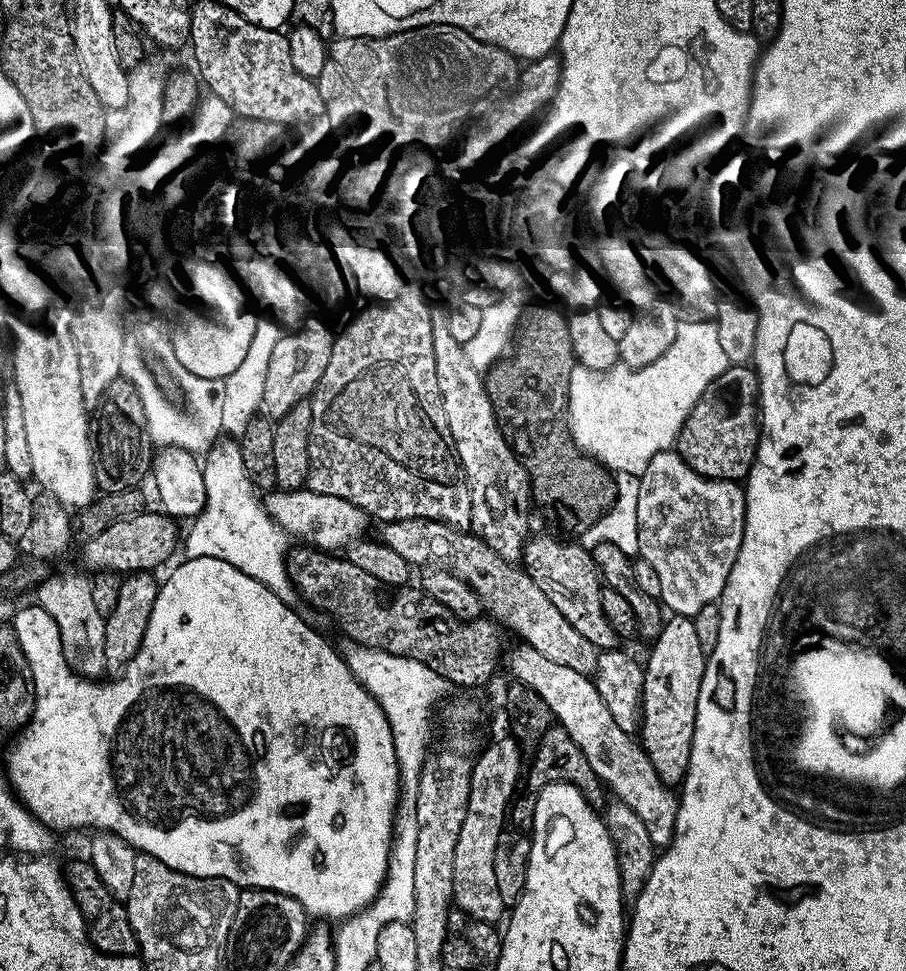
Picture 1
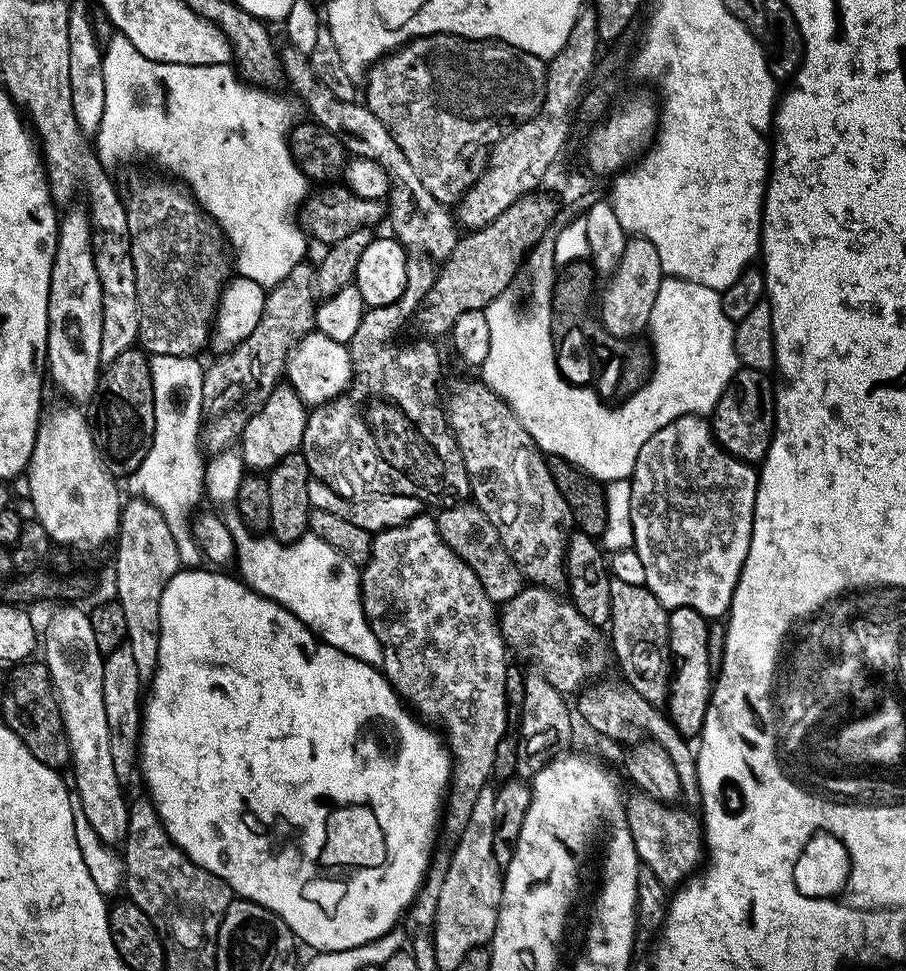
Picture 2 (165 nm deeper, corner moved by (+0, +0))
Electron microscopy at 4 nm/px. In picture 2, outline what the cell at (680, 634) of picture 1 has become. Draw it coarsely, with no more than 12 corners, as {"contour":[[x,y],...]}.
{"contour":[[693,608],[668,613],[666,715],[699,737],[712,696],[709,625]]}

